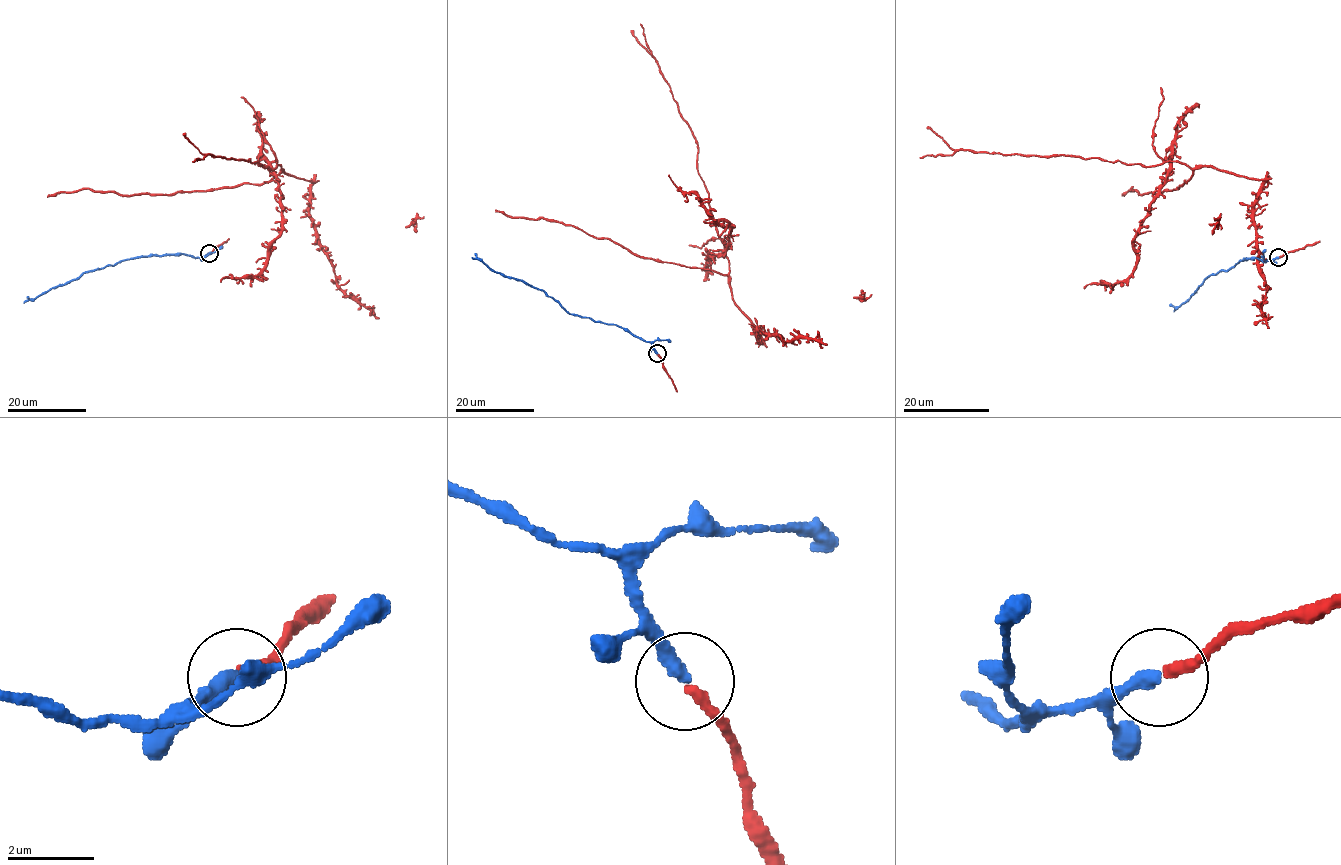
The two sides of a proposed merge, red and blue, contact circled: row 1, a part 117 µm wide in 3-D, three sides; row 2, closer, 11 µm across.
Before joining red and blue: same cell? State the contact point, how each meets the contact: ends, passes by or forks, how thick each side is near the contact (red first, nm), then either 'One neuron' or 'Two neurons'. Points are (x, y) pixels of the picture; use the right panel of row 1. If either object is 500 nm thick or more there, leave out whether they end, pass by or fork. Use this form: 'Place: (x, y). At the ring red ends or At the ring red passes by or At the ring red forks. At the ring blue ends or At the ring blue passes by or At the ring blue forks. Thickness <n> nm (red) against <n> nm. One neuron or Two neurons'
Place: (1278, 257). At the ring red ends. At the ring blue ends. Thickness 240 nm (red) against 320 nm. One neuron

